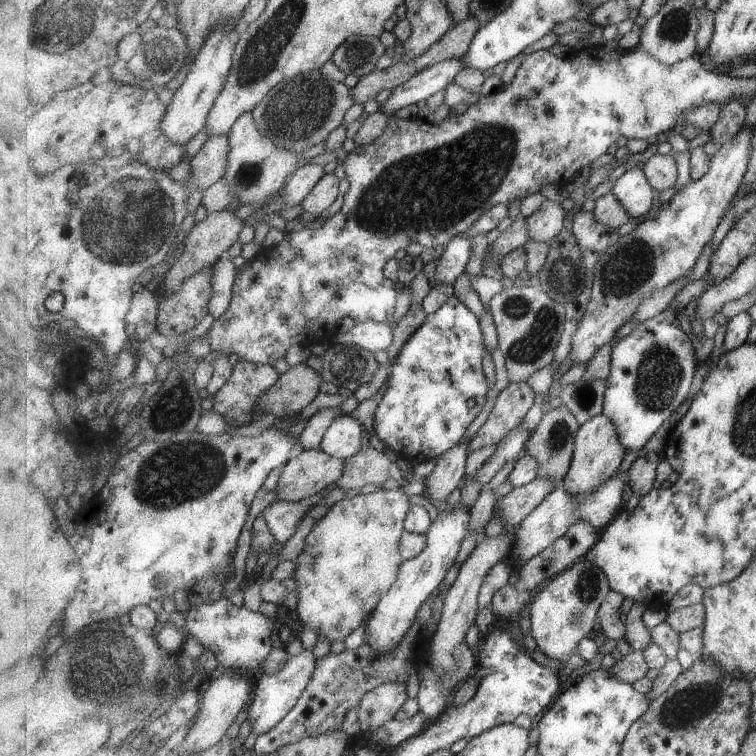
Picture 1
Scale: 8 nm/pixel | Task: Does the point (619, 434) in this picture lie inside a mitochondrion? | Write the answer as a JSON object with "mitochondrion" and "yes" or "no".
{"mitochondrion":"no"}

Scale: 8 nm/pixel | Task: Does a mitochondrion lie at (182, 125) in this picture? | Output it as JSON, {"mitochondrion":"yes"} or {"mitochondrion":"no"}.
{"mitochondrion":"no"}

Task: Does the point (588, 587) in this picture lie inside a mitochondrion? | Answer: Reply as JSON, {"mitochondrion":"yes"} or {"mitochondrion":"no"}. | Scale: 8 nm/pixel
{"mitochondrion":"yes"}

